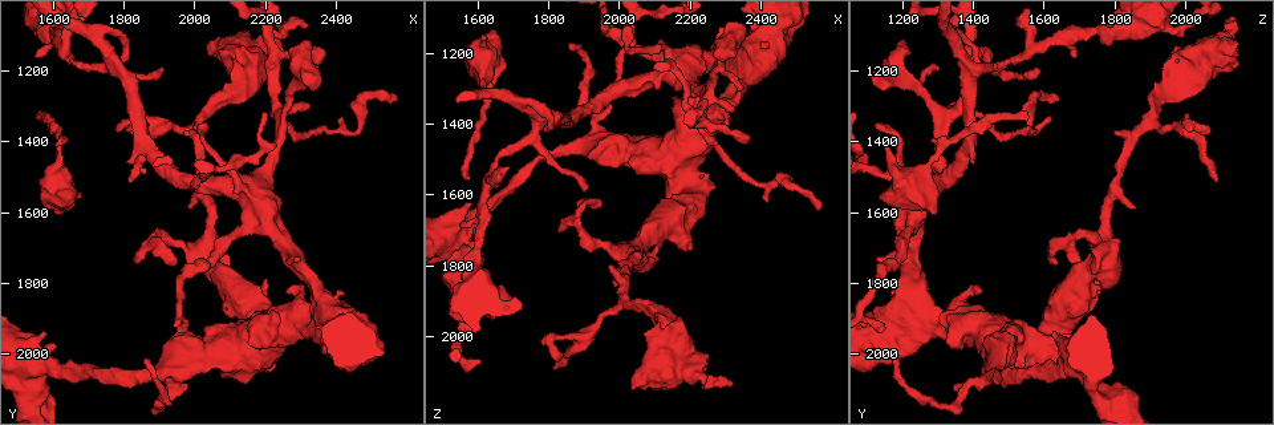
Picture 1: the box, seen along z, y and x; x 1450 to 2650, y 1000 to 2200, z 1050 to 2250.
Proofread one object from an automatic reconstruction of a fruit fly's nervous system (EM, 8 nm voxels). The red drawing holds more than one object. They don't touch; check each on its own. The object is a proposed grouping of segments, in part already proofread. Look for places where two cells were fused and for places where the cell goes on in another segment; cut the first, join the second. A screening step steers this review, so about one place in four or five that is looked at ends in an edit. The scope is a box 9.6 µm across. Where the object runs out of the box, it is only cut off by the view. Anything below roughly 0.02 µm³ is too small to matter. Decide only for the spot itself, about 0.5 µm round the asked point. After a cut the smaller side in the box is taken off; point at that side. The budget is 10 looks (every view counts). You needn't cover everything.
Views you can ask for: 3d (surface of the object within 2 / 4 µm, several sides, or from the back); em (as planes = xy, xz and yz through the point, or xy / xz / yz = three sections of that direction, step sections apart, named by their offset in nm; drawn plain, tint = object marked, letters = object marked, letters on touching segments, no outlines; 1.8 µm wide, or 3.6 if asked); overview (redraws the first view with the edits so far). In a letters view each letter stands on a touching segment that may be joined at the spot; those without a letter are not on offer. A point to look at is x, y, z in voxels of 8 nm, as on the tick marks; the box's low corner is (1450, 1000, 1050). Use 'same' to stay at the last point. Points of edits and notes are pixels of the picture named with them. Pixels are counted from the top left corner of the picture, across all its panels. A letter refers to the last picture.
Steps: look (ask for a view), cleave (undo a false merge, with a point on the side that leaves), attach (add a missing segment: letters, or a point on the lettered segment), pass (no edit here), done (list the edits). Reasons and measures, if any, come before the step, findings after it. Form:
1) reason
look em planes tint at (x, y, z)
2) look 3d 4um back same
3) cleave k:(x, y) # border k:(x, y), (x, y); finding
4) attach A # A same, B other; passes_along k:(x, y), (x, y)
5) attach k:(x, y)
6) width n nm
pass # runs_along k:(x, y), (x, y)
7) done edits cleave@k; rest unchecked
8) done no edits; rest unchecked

four-way junction
look 3d 4um back at (2040, 1700, 1770)

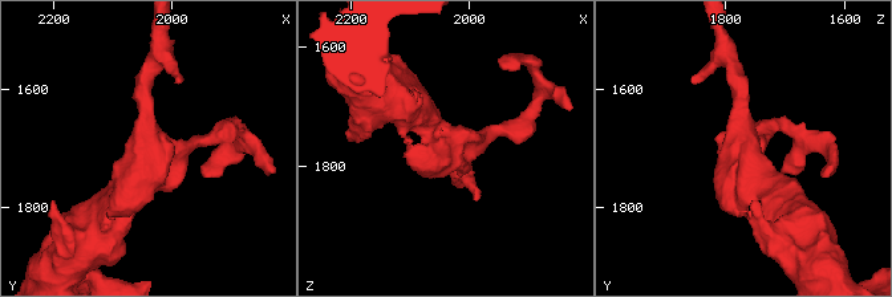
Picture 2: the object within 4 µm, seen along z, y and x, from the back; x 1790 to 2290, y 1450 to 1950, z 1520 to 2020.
look em xz step 4 tint at (2040, 1700, 1770)

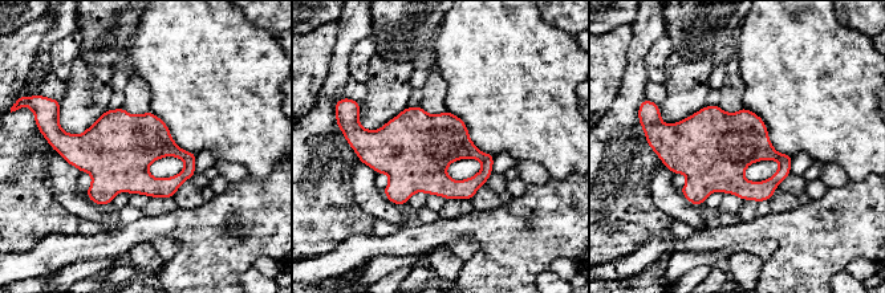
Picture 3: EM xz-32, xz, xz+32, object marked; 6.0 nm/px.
look em planes letters same

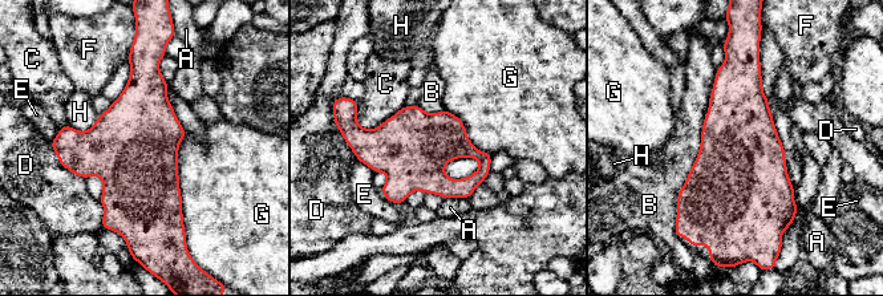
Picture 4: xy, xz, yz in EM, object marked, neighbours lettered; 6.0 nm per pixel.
width 440 nm
pass # A other, B other, C other, D other, E other, F other, G other, H other; border 4:(186, 132), (178, 149), (183, 228); one cell here

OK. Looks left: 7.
sharp bend
look em 3.6um xz step 4 letters at (1930, 2090, 1400)

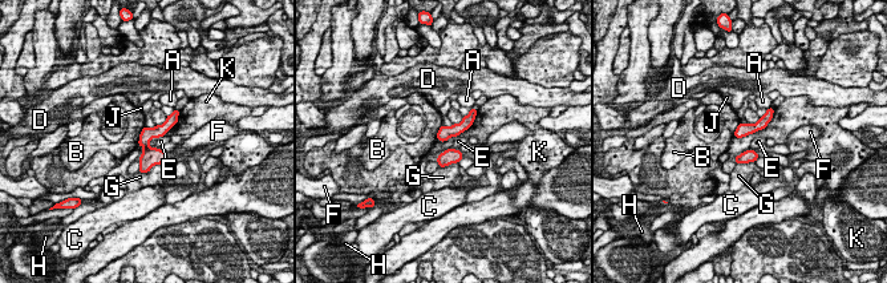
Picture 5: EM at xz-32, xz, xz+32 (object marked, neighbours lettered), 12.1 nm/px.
longest_contact K 550 nm
pass # A other, B other, C other, D other, E other, F other, G other, H other, J other, K other; runs_along 5:(173, 118), (146, 140), (142, 169); one cell here

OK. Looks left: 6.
calibre changes
look em 3.6um planes tint at (2120, 1950, 1490)

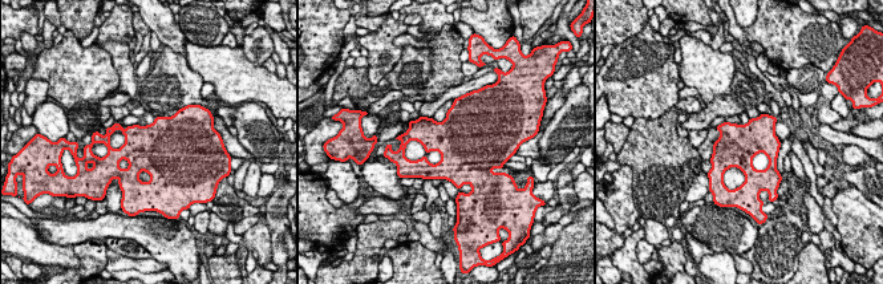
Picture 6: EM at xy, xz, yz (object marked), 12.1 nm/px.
what lies round it
look em 3.6um planes letters same

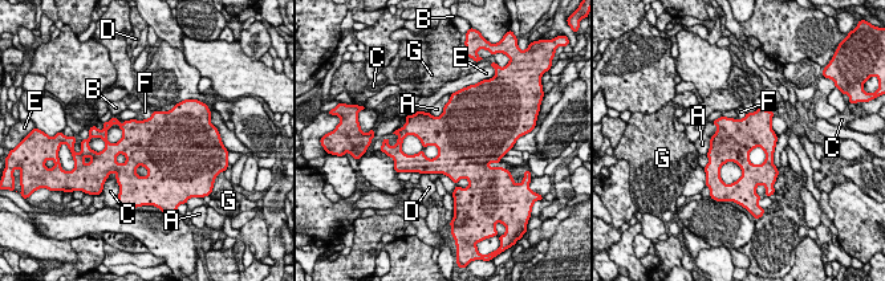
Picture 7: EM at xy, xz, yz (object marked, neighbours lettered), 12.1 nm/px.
pass # A other, B other, C other, D other, E other, F other, G other; border 7:(713, 121), (715, 133), (705, 154); continuous, no second cell

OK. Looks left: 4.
an open end
look em 3.6um yz step 16 tint at (1630, 1590, 1300)

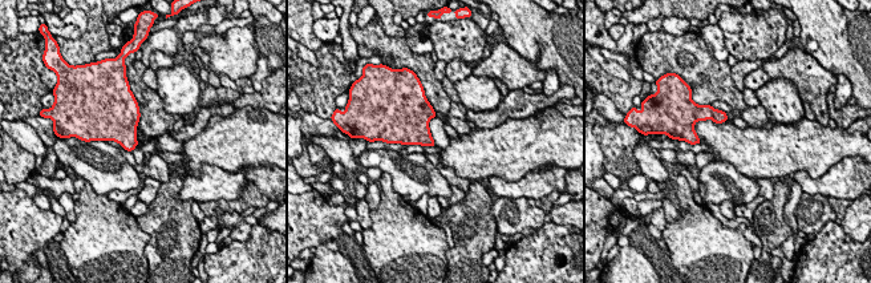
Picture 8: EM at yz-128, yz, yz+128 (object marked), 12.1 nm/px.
cut it another way
look em 3.6um planes letters same

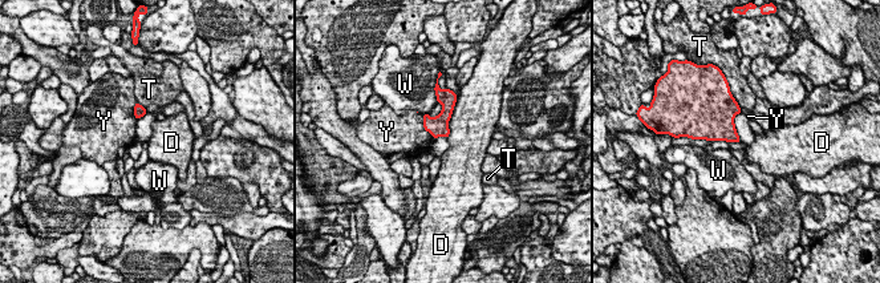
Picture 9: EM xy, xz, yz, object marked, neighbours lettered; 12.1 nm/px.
pass # D other, T other, W other, Y other; border 9:(458, 96), (449, 120); no lettered segment goes on from it

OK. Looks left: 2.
done no edits; rest unchecked

